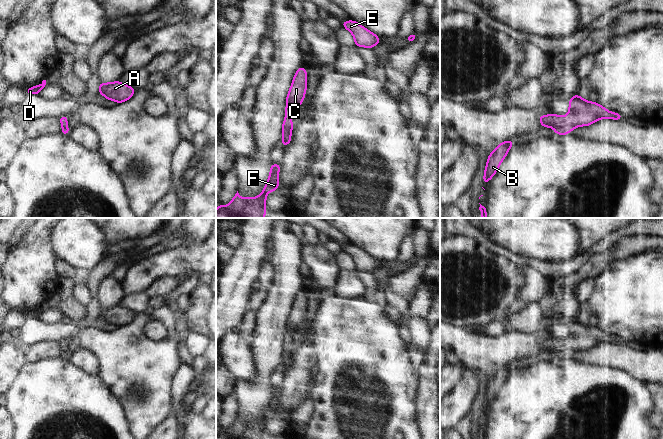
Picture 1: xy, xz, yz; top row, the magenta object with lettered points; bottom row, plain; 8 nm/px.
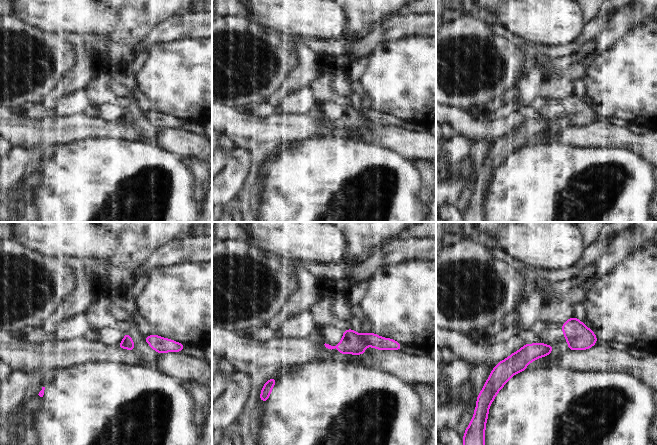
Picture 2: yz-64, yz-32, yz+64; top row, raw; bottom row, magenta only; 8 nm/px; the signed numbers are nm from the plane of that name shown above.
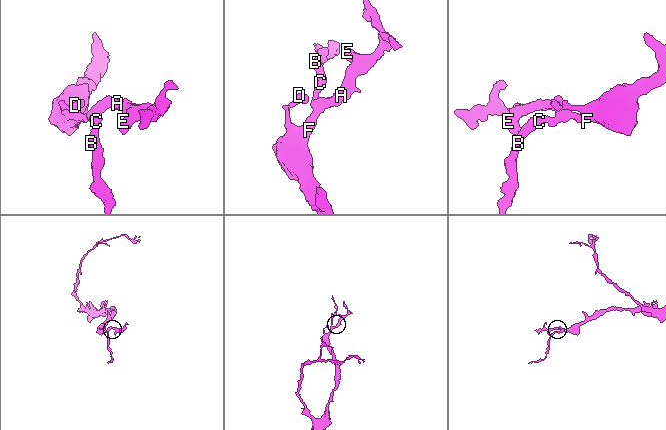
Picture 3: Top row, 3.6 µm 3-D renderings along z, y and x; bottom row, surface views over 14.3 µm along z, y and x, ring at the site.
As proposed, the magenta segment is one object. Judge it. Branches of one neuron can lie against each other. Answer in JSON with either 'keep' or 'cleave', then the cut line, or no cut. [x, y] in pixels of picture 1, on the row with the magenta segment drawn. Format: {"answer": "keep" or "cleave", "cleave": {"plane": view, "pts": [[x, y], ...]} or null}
{"answer": "keep", "cleave": null}

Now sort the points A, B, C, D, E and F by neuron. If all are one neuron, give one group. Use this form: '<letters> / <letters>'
A B C D E F

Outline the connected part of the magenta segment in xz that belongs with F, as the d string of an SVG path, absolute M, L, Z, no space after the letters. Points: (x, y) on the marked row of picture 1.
M272 163L267 184L259 196L255 198L241 198L237 191L232 201L226 207L218 203L216 218L264 218L266 215L266 195L268 192L271 193L278 189L279 180L277 176L279 172L280 163Z

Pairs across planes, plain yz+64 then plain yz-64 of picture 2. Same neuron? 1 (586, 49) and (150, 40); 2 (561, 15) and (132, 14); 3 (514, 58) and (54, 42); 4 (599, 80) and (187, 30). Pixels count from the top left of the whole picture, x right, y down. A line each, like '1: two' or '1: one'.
1: one
2: two
3: one
4: two

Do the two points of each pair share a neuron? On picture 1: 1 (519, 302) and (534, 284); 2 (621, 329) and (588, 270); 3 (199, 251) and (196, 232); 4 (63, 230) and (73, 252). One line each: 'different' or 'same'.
1: same
2: different
3: different
4: same

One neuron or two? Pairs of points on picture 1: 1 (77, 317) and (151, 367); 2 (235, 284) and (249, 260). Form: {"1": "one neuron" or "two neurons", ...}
{"1": "two neurons", "2": "one neuron"}

